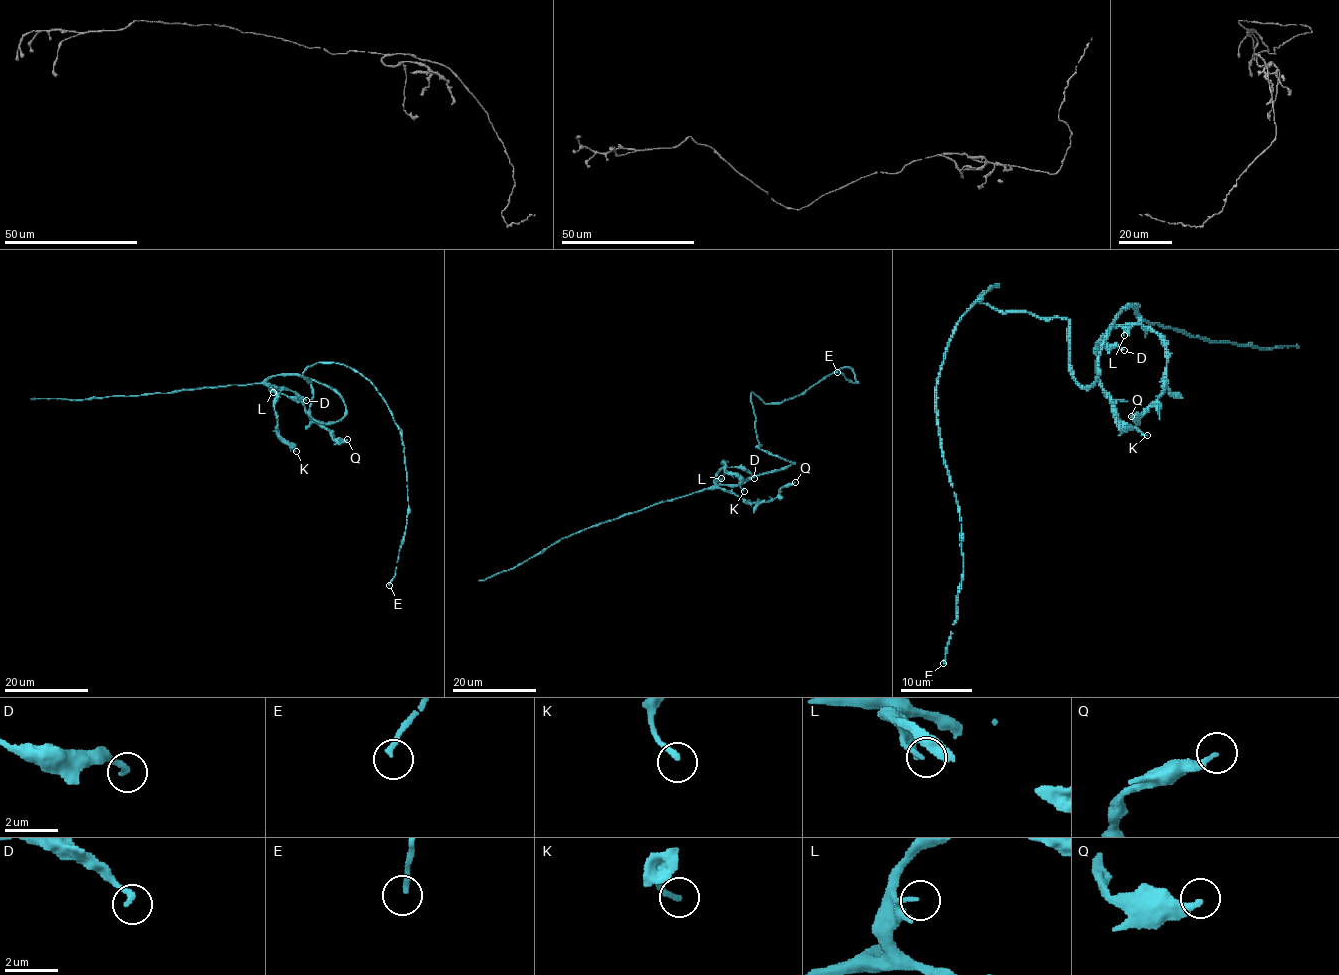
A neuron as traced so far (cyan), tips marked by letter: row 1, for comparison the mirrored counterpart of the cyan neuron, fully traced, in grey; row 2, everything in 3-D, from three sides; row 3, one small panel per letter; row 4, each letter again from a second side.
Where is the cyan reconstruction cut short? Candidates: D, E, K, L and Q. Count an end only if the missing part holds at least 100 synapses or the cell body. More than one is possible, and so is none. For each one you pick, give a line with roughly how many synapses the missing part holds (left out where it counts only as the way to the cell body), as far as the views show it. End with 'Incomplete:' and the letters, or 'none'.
Incomplete: none

